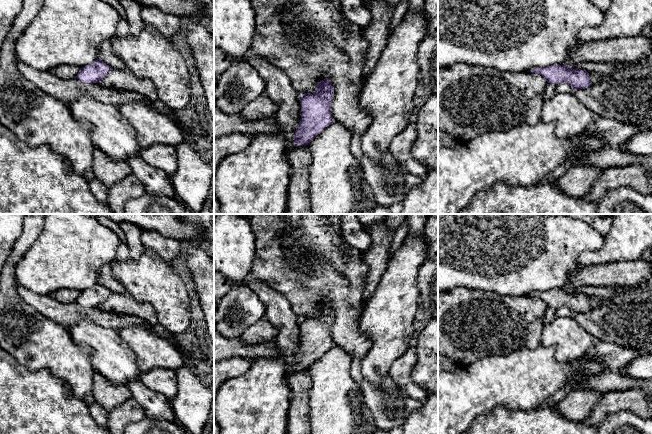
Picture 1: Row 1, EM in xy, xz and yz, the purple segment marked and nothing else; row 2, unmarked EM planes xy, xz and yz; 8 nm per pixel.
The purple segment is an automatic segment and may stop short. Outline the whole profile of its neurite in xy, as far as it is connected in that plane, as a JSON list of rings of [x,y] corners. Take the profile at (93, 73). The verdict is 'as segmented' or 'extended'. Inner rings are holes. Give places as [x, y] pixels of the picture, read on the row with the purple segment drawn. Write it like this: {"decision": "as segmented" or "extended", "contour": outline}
{"decision": "as segmented", "contour": [[[97,59],[93,63],[80,68],[76,78],[85,84],[98,83],[108,75],[111,67]]]}

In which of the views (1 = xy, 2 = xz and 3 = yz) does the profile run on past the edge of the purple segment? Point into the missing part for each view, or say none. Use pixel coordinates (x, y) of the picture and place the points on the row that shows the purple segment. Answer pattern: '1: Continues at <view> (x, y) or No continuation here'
1: No continuation here
2: No continuation here
3: No continuation here

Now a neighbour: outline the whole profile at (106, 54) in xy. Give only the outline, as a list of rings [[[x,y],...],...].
[[[109,40],[104,41],[99,46],[98,59],[106,63],[113,69],[126,69],[127,66],[113,51]]]

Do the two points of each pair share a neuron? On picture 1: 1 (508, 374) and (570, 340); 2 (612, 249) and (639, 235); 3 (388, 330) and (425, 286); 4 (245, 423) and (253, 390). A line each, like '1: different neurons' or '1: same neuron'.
1: different neurons
2: same neuron
3: different neurons
4: same neuron

